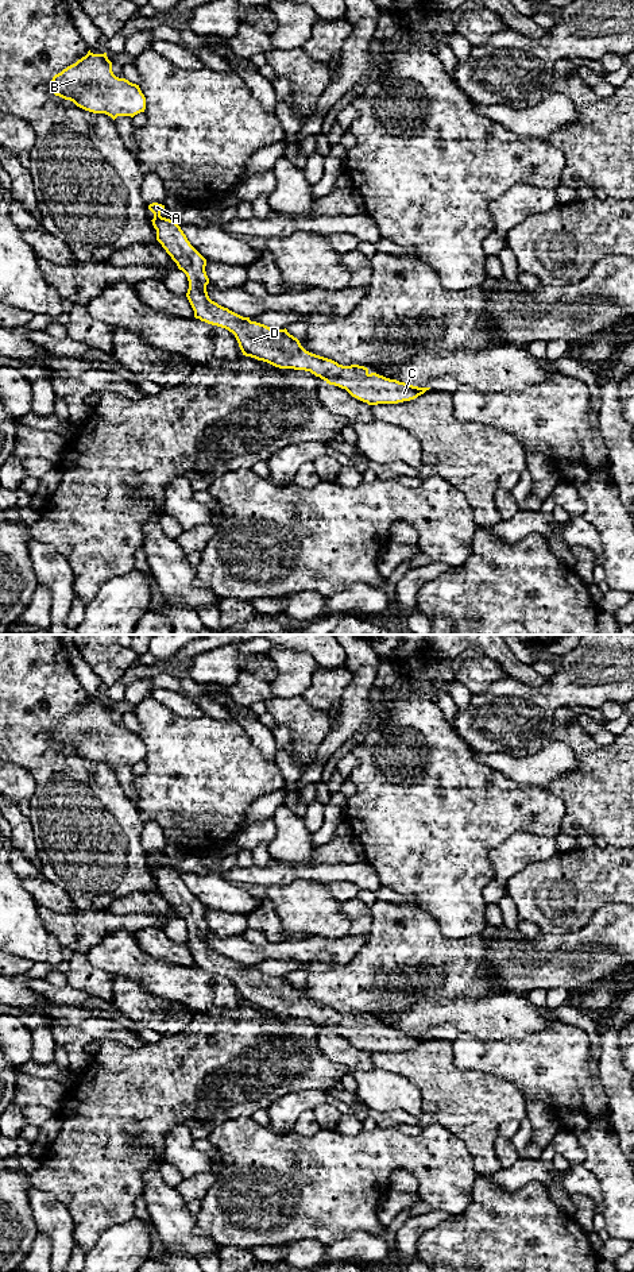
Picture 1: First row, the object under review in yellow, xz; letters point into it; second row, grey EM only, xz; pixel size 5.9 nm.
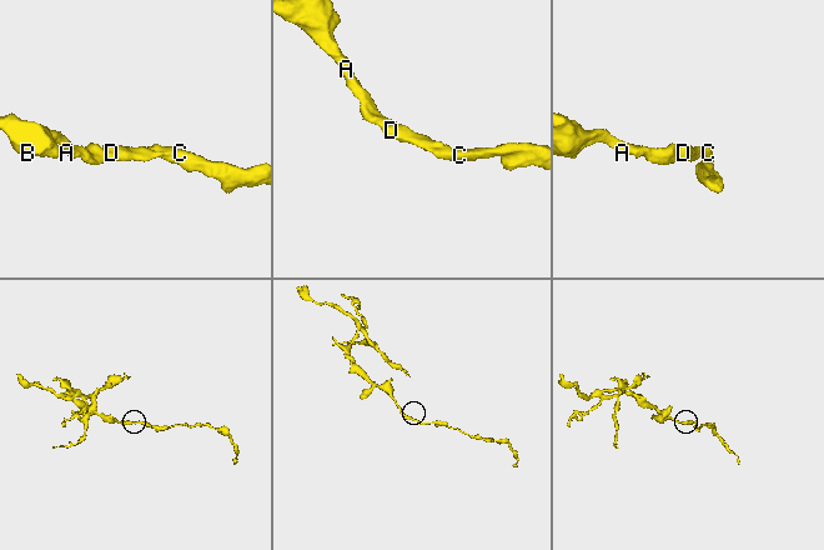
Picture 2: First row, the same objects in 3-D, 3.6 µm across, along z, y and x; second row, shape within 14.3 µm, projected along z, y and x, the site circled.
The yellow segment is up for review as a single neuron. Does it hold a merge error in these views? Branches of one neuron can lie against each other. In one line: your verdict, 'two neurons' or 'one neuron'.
one neuron

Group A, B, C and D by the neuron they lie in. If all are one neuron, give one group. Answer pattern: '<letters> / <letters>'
A B C D

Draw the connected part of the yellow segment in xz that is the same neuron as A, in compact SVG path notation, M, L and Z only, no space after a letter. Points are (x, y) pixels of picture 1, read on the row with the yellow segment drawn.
M152 203L148 209L154 213L151 221L156 230L156 240L188 277L186 297L194 311L194 317L232 332L243 355L279 369L310 371L368 405L410 401L430 389L390 379L376 373L370 374L364 366L343 366L312 354L286 328L270 328L251 321L250 317L243 317L212 301L206 292L209 284L205 271L206 259L190 244L175 221L161 216L165 205Z

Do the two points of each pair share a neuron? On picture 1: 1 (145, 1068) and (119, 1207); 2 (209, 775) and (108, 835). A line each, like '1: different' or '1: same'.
1: same
2: different

